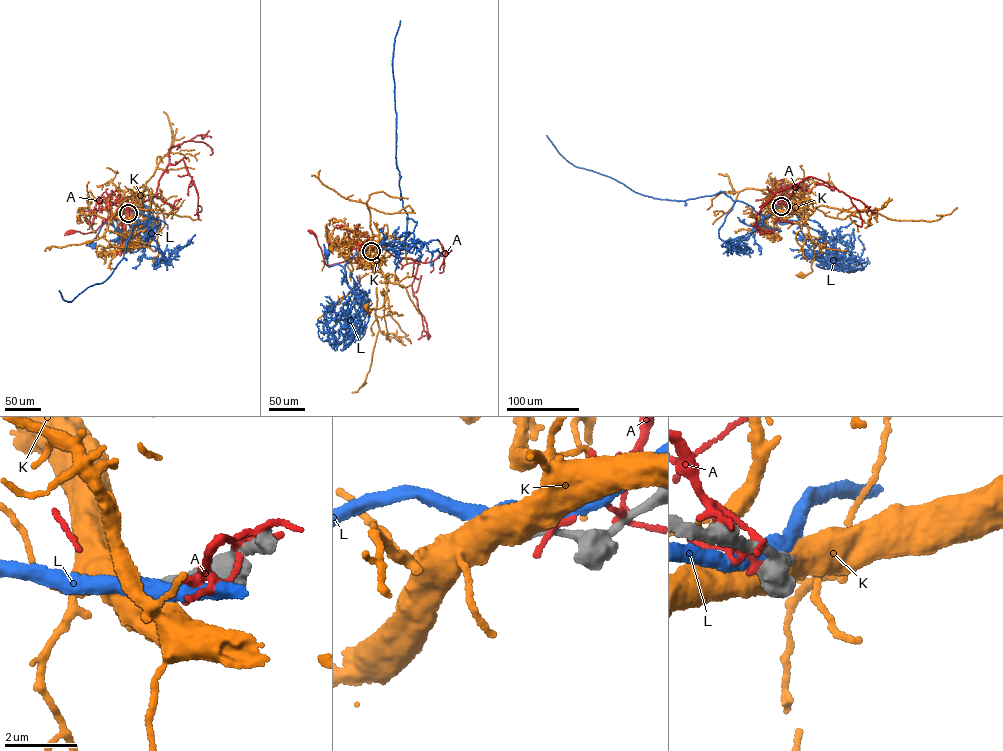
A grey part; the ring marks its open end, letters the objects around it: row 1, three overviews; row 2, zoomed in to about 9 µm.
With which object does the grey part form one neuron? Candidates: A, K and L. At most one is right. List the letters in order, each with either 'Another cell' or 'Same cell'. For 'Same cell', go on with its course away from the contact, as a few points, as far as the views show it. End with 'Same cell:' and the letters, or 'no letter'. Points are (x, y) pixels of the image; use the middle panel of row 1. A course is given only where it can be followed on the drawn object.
A: Another cell
K: Another cell
L: Another cell
Same cell: no letter

